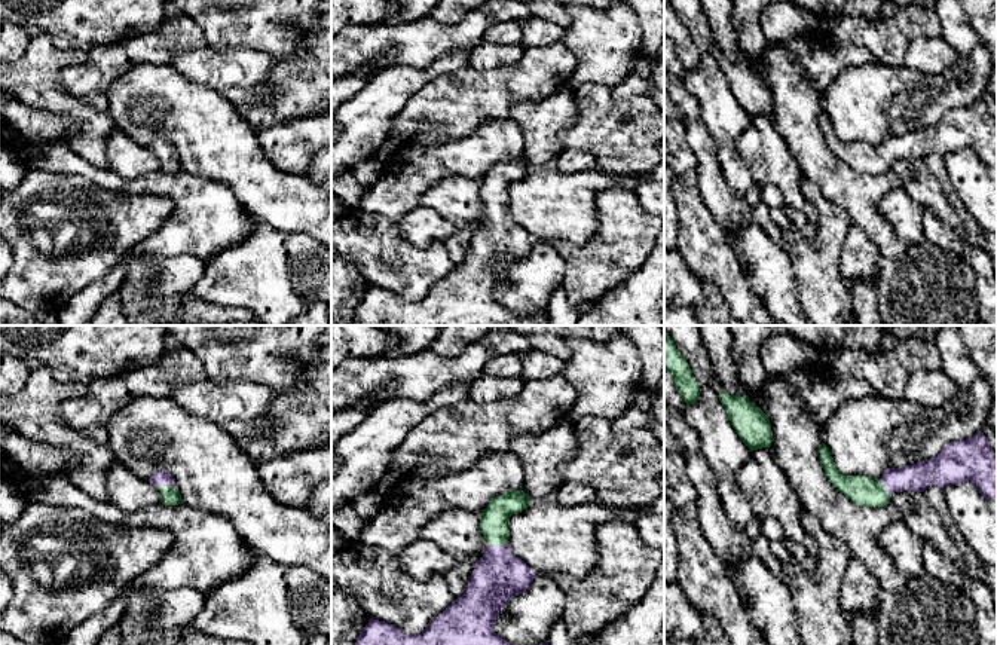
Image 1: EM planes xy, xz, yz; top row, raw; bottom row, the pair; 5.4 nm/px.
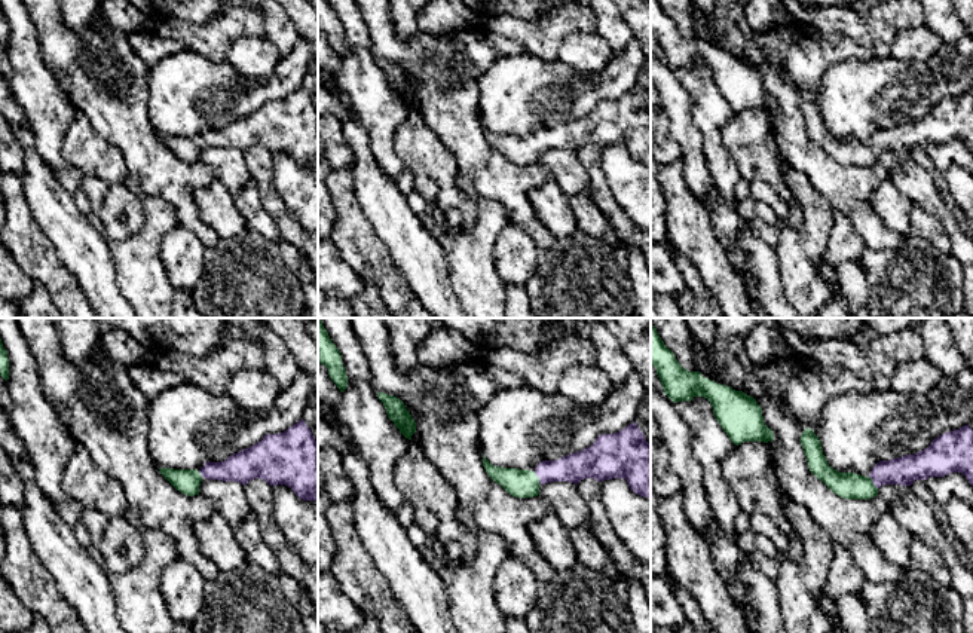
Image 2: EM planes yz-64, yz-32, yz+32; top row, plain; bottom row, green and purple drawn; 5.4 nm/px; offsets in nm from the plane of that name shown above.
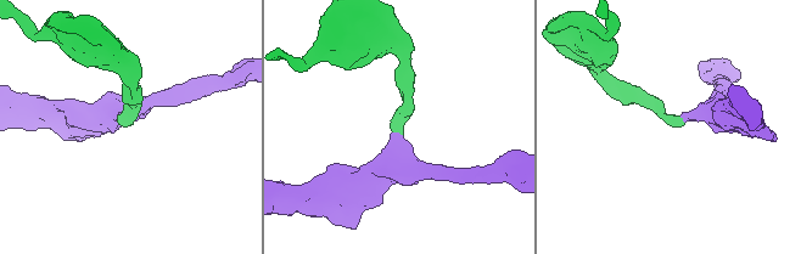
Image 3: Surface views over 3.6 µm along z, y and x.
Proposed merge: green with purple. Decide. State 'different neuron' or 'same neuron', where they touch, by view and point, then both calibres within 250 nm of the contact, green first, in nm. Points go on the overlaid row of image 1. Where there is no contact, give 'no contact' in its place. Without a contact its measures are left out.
same neuron | xz (498, 544) | 160/280 nm

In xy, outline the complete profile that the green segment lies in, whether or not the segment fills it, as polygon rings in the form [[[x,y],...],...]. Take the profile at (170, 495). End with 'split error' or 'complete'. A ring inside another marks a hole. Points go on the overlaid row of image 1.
[[[155,470],[149,482],[159,487],[160,502],[165,505],[178,505],[181,504],[181,495],[175,487],[172,476],[166,471]]]; split error

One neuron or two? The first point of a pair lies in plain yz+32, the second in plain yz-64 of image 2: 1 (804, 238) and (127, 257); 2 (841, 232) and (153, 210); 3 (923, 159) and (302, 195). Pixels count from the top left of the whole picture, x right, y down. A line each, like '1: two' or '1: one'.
1: one
2: two
3: two

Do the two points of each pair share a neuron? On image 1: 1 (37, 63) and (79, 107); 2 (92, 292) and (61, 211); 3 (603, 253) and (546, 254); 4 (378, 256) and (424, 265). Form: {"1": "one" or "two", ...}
{"1": "one", "2": "two", "3": "two", "4": "one"}

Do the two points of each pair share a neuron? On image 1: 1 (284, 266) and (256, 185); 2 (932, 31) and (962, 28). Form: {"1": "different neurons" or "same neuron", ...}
{"1": "different neurons", "2": "different neurons"}

